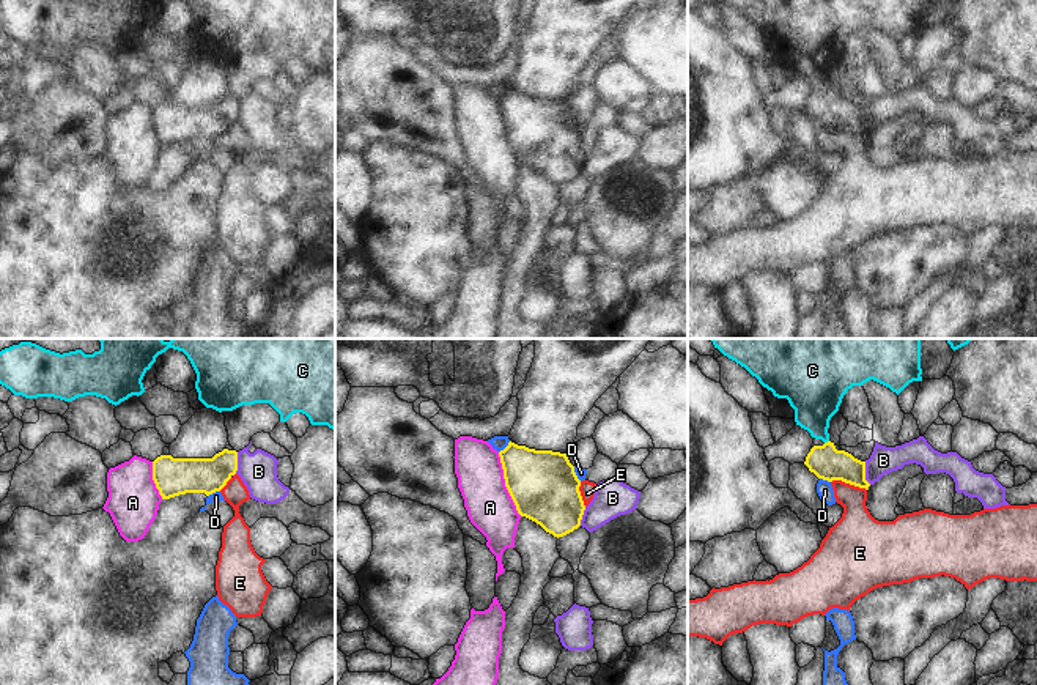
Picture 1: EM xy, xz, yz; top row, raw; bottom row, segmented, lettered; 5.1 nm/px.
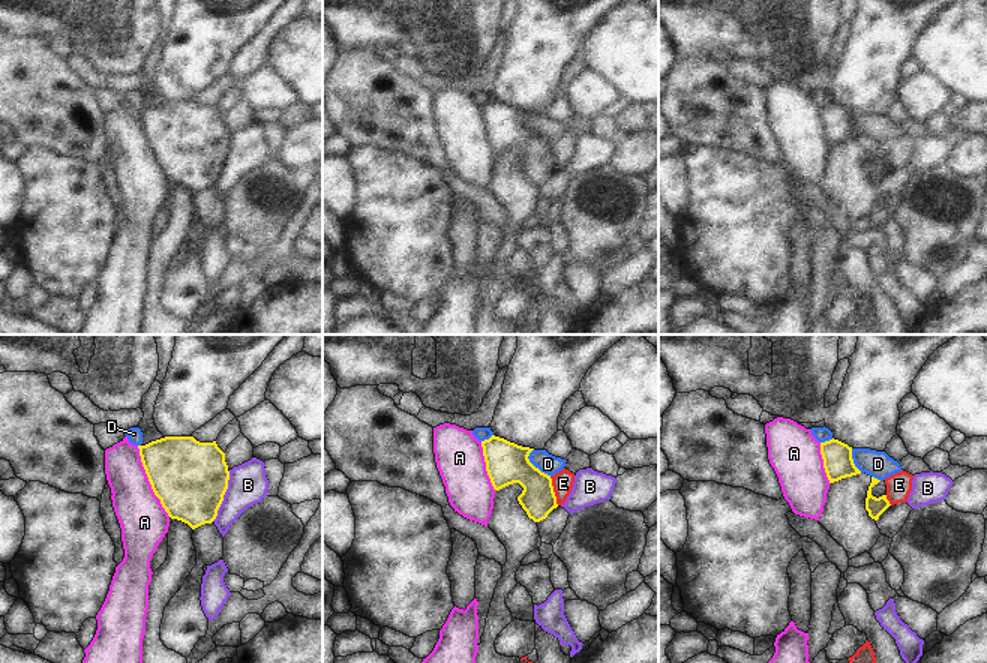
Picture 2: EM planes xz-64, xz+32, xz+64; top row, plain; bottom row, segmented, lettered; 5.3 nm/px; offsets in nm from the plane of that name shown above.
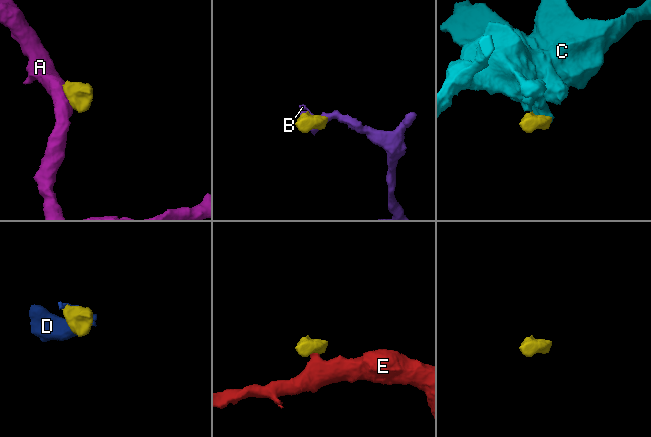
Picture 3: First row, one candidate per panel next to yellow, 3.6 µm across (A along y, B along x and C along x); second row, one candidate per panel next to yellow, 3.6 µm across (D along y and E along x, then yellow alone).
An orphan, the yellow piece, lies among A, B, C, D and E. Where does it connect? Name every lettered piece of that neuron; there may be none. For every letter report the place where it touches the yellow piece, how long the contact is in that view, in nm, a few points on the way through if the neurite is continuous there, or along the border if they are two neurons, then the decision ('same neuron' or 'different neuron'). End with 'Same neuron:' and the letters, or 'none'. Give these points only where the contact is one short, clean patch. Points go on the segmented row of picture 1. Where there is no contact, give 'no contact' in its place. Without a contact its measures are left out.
A: contact xz (505, 484); length 340 nm; border xz (498, 452), (504, 485), (521, 515); different neuron
B: contact yz (864, 473); length 120 nm; border yz (864, 462), (864, 477), (870, 484); different neuron
C: contact yz (828, 441); length 30 nm; way yz (828, 463), (828, 441), (817, 427), (815, 394); same neuron
D: contact xz (505, 448); length 90 nm; different neuron
E: contact yz (848, 482); length 190 nm; border yz (831, 481), (844, 481), (866, 490); different neuron
Same neuron: C

